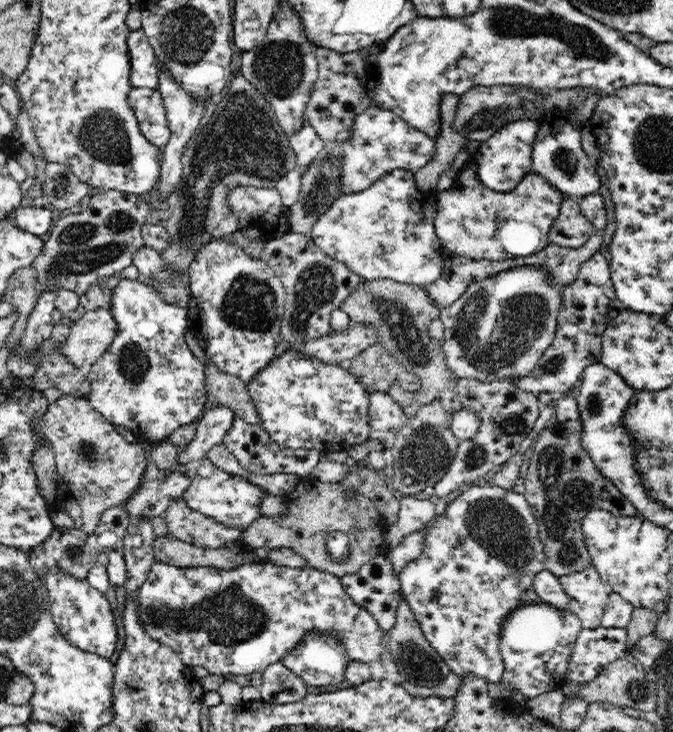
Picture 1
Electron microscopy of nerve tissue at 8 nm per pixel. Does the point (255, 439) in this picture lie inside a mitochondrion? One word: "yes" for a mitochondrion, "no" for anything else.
no

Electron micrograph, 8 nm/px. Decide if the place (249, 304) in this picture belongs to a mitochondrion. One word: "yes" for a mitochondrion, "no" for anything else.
yes

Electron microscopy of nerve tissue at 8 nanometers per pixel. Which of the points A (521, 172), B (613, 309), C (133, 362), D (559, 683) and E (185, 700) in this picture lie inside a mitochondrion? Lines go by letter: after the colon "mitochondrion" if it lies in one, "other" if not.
A: other
B: other
C: mitochondrion
D: other
E: other

